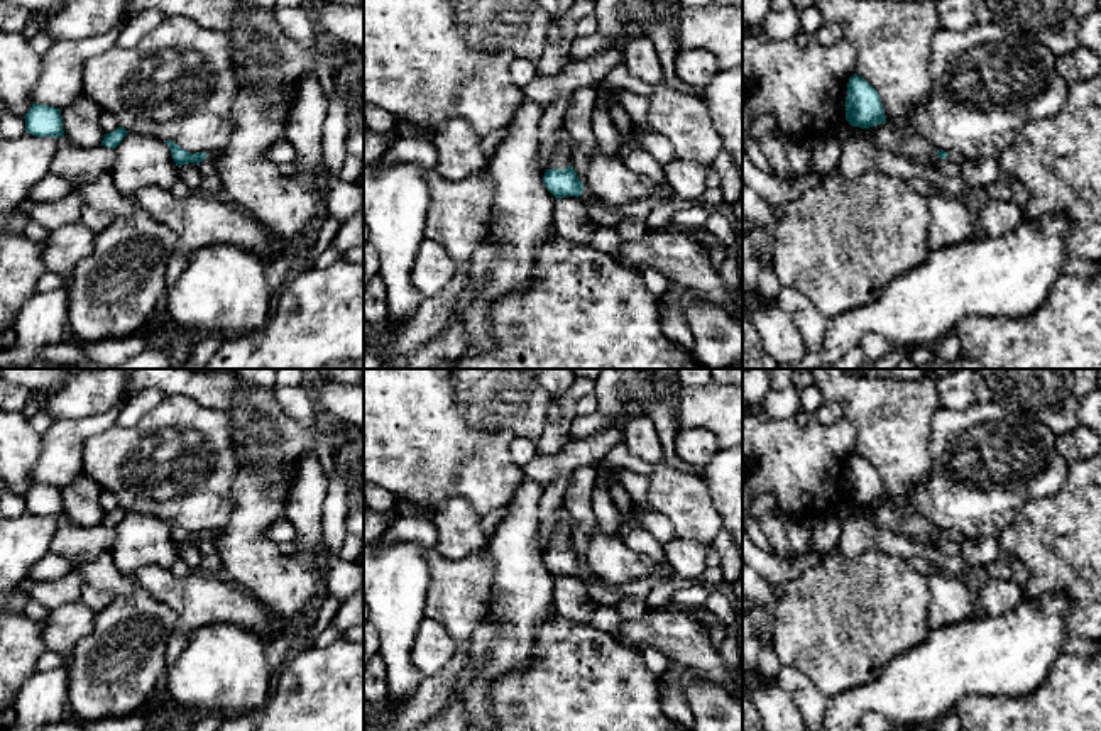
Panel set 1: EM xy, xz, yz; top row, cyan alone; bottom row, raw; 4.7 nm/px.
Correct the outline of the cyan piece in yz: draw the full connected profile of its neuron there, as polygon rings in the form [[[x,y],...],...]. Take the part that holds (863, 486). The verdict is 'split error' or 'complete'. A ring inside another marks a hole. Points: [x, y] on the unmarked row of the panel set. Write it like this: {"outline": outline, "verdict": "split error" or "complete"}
{"outline": [[[857,453],[851,455],[847,462],[846,499],[861,508],[886,503],[878,470]]], "verdict": "complete"}

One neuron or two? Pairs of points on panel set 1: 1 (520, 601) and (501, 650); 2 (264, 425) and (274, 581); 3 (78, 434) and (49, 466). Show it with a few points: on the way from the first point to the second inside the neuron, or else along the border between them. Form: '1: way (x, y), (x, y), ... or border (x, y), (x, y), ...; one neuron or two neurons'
1: way (520, 613), (520, 625), (508, 638); one neuron
2: way (264, 464), (257, 501), (257, 542); one neuron
3: way (70, 442), (58, 457); one neuron

